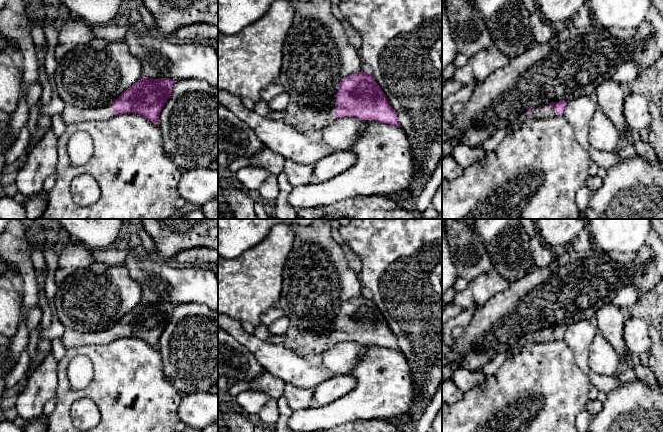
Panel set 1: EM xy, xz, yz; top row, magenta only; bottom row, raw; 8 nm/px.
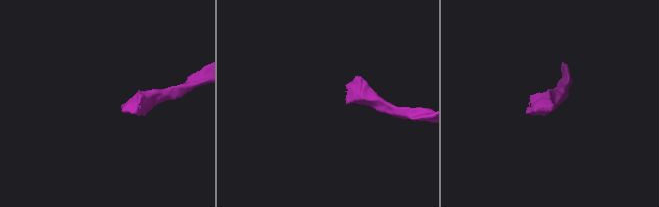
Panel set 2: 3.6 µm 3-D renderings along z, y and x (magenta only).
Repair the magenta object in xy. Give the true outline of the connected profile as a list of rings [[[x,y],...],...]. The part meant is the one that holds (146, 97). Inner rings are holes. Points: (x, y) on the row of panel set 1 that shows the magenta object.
[[[142,75],[113,103],[98,108],[66,105],[60,116],[69,125],[77,122],[107,121],[120,114],[135,113],[158,124],[160,112],[171,96],[174,82],[170,78],[153,79]]]

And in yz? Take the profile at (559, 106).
[[[567,101],[550,102],[541,106],[531,108],[526,112],[528,117],[534,119],[552,118],[563,115]]]

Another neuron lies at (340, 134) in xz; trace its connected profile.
[[[343,116],[322,128],[322,137],[335,151],[345,151],[351,148],[365,127],[366,123],[363,120]]]

